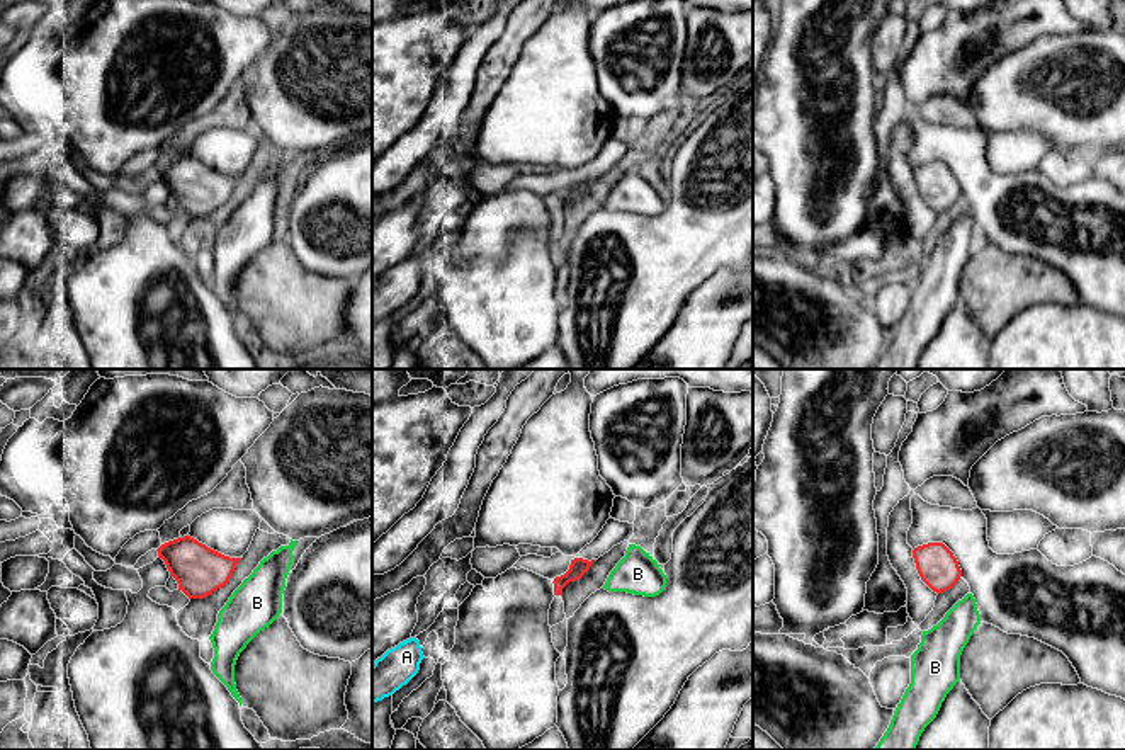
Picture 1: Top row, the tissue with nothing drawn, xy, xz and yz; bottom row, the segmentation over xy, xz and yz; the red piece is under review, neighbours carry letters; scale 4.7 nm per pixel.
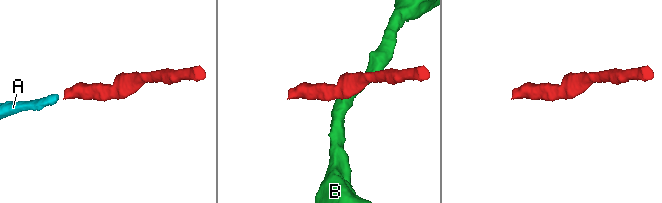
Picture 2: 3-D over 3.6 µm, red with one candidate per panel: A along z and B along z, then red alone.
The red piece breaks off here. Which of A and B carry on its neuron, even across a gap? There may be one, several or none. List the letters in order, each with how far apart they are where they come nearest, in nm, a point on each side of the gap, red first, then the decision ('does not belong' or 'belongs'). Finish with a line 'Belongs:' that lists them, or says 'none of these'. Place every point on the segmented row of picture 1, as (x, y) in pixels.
A: gap 700 nm; span xz (554, 594), (418, 642); belongs
B: gap 60 nm; span xy (228, 580), (237, 589); does not belong
Belongs: A

